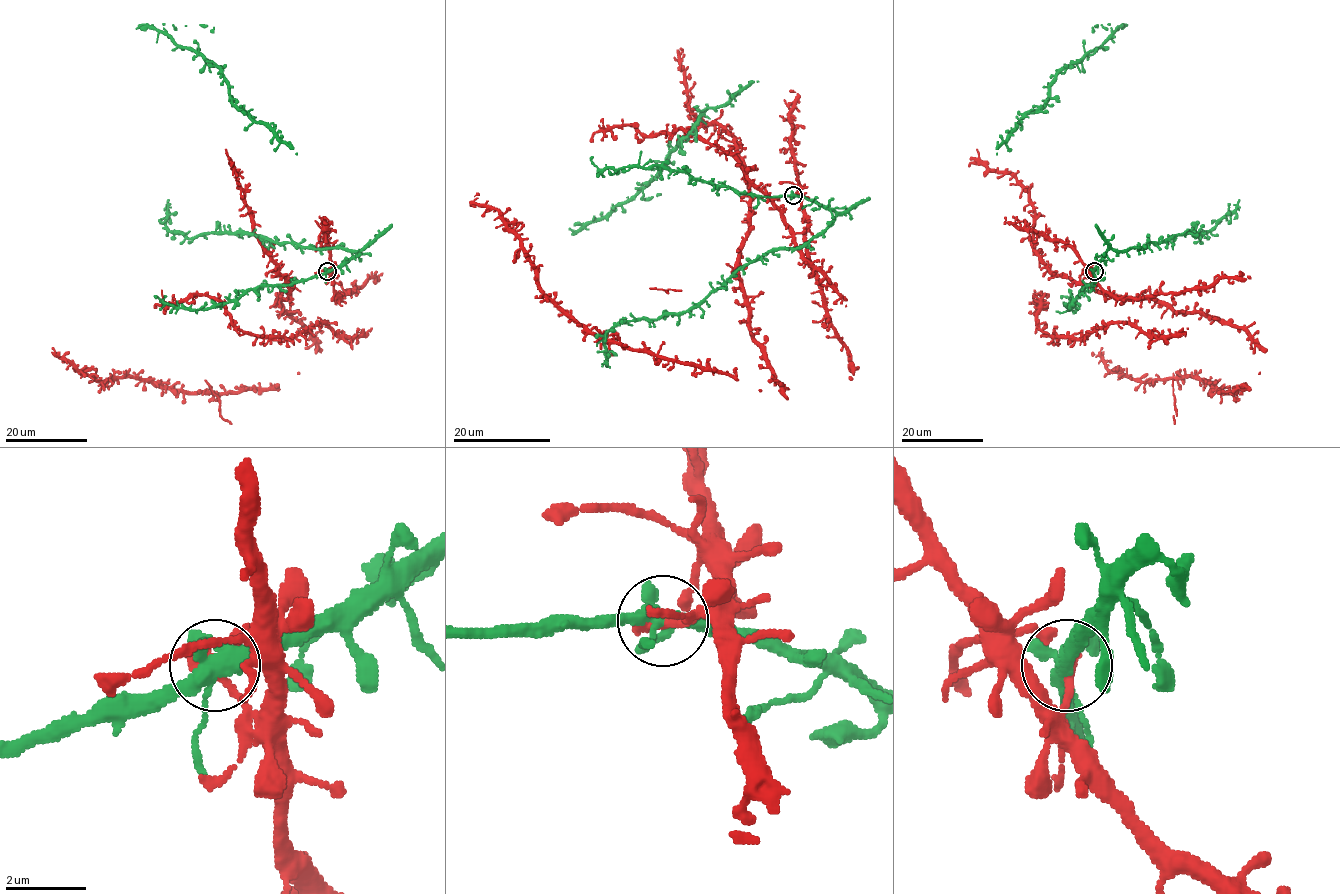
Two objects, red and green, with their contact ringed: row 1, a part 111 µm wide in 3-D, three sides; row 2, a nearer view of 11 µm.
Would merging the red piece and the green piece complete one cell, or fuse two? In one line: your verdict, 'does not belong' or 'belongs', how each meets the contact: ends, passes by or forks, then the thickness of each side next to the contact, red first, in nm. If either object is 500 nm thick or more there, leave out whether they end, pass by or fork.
does not belong | red ends | green forks | 360/380 nm

